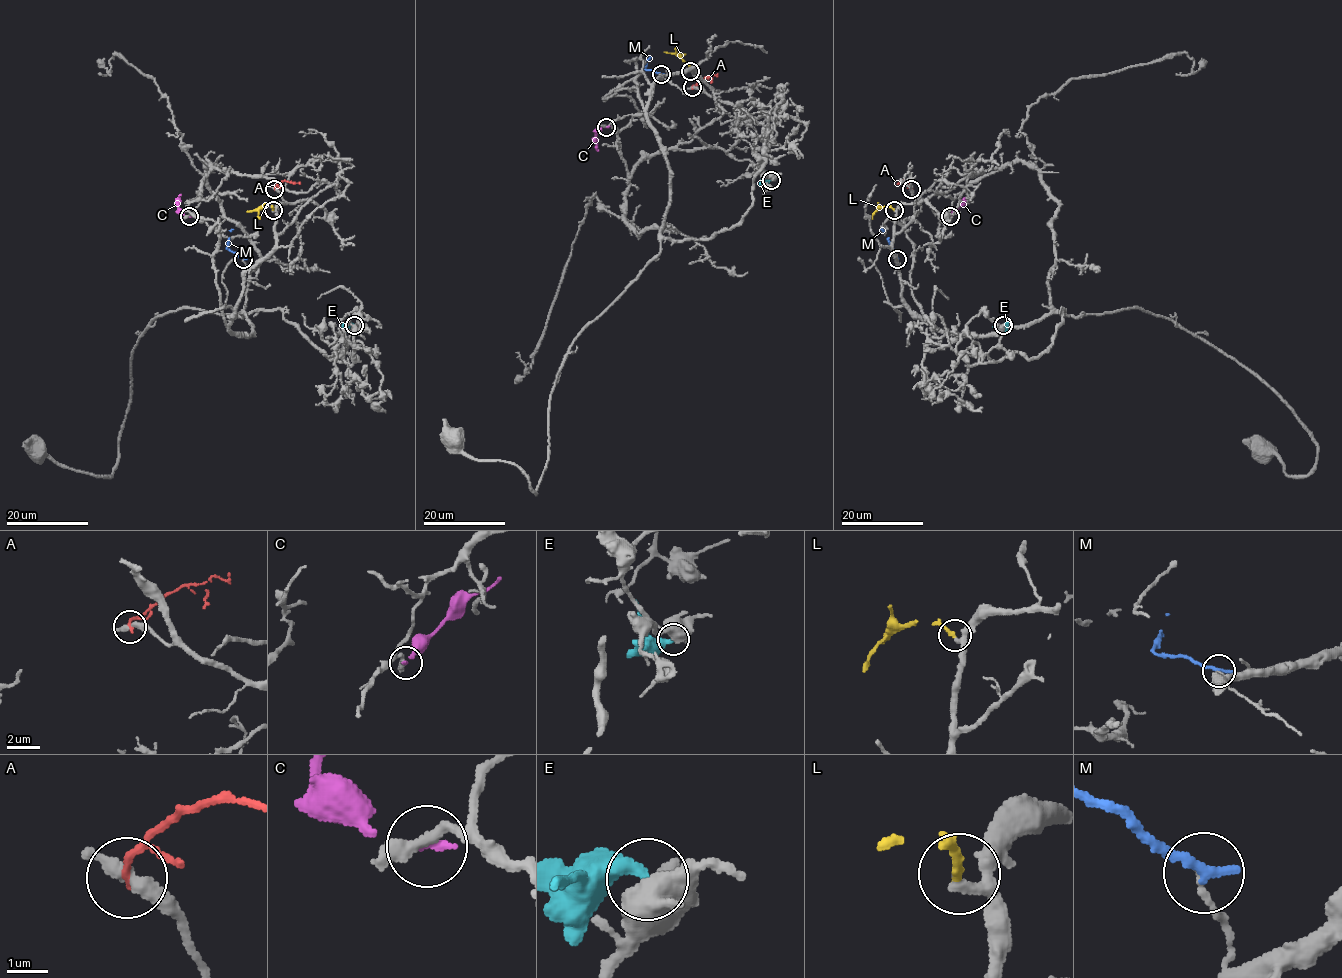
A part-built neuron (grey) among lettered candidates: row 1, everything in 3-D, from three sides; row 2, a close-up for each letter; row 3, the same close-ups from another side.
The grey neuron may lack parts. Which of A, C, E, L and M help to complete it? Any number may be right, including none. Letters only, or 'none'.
E, L

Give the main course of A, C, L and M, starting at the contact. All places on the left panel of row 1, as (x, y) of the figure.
A: (274, 189), (283, 181), (300, 184)
C: (189, 216), (178, 208), (180, 194)
L: (273, 209), (264, 206), (246, 211)
M: (243, 259), (227, 248), (233, 229)

